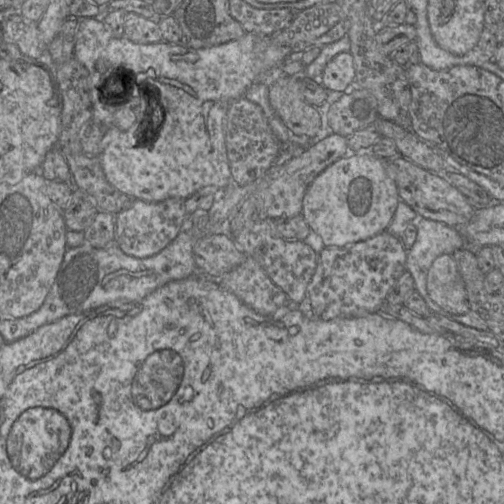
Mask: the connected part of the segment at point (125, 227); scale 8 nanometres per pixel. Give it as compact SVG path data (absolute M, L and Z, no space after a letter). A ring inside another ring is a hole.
M172 197L160 202L137 199L115 215L114 241L127 255L138 258L150 257L163 250L181 230L184 230L184 221L187 217L184 199Z

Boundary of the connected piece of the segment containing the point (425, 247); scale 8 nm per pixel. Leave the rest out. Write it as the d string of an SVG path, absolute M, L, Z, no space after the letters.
M419 218L419 220L416 222L416 227L417 227L416 241L413 244L412 248L407 251L406 264L405 264L405 270L407 270L411 274L414 280L415 290L424 299L431 312L440 314L462 325L475 328L481 331L488 331L488 326L486 322L476 312L470 310L468 313L464 315L451 314L442 309L440 306L438 306L429 297L427 292L428 271L437 257L443 254L452 255L456 250L462 248L467 248L468 250L476 254L482 247L476 244L467 243L460 234L459 228L449 227L441 222L436 222L426 218Z

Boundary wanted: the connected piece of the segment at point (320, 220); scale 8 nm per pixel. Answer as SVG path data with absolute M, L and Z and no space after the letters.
M370 151L349 153L328 166L312 181L303 198L302 215L311 230L321 237L325 246L345 247L386 231L399 202L397 185L388 175L383 159Z

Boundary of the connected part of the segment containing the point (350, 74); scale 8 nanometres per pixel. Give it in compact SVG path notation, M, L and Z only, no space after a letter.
M350 52L337 54L325 66L320 81L328 91L344 92L354 86L355 67Z

